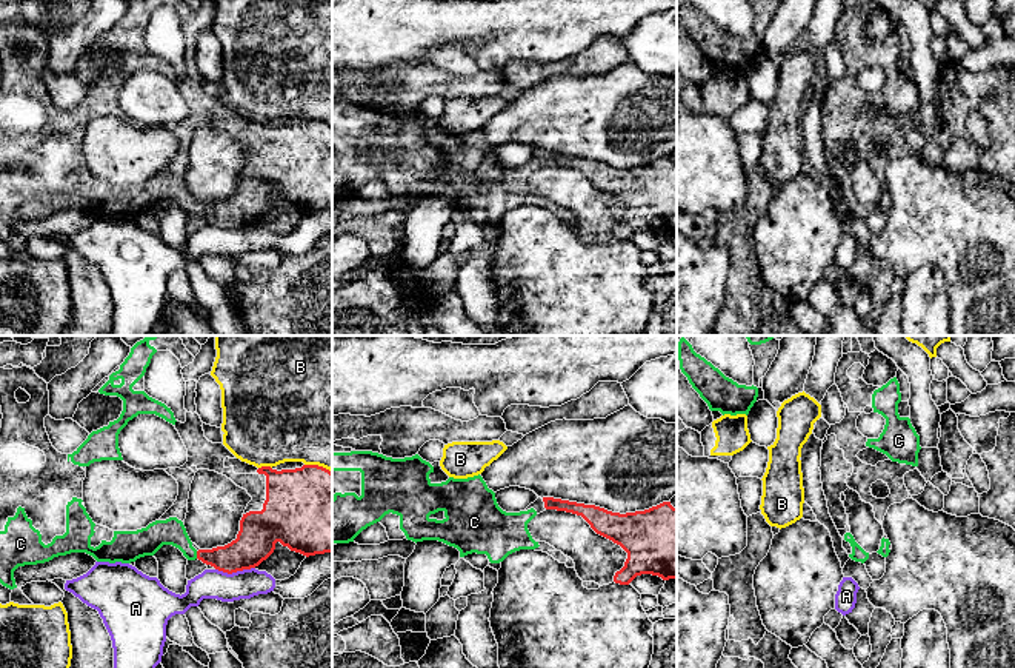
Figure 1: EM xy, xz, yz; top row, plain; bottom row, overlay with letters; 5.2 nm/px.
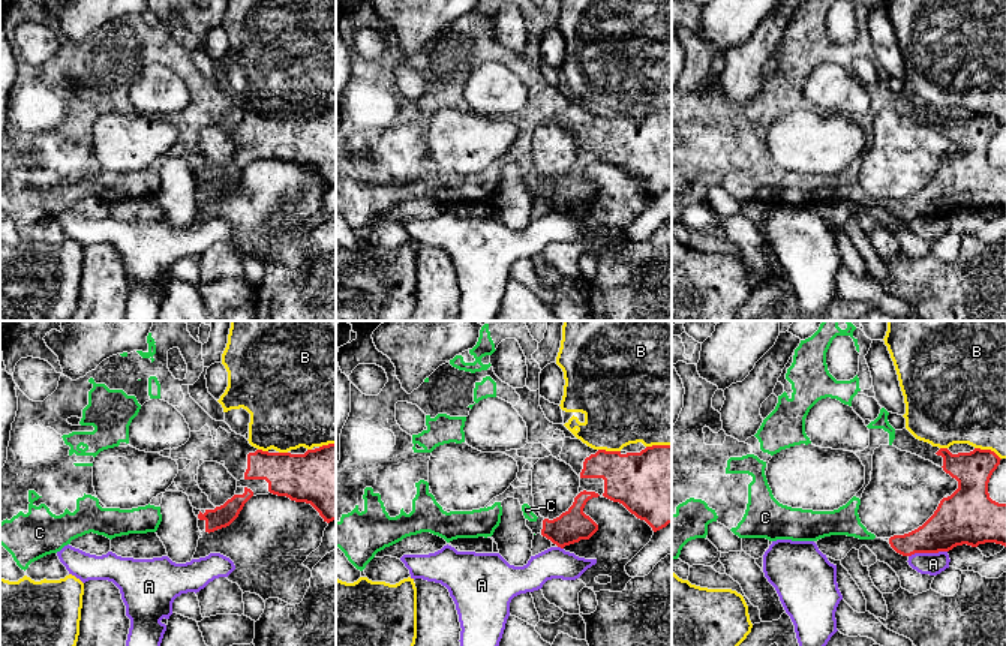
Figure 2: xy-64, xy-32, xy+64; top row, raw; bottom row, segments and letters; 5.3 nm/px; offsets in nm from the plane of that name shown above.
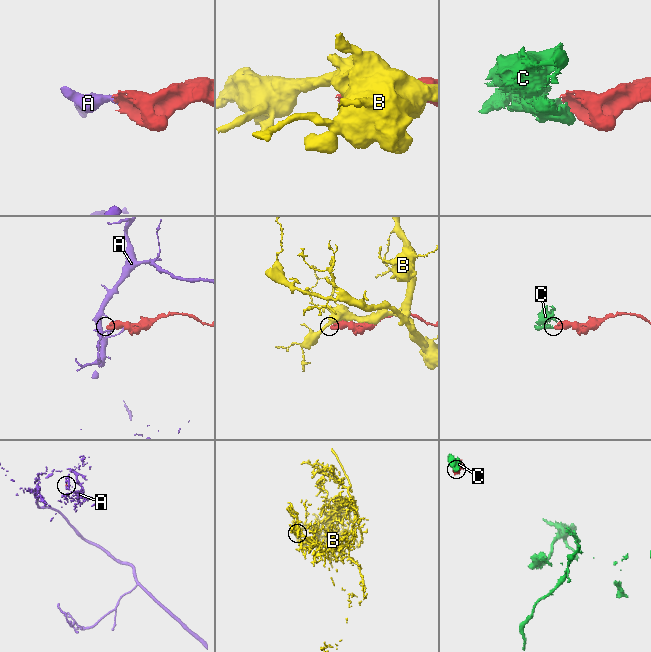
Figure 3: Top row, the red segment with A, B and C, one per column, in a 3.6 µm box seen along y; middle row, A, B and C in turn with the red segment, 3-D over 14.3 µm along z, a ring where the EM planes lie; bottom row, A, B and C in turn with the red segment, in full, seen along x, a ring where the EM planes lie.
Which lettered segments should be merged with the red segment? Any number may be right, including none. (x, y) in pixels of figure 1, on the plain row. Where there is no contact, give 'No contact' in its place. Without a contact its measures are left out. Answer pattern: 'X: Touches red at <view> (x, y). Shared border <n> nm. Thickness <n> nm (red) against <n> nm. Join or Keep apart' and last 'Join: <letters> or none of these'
A: Touches red at xy (234, 227). Shared border 200 nm. Thickness 200 nm (red) against 160 nm. Keep apart
B: Touches red at xy (265, 122). Shared border 70 nm. Thickness 340 nm (red) against 480 nm. Keep apart
C: Touches red at xy (197, 210). Shared border 40 nm. Thickness 170 nm (red) against 140 nm. Join
Join: C

